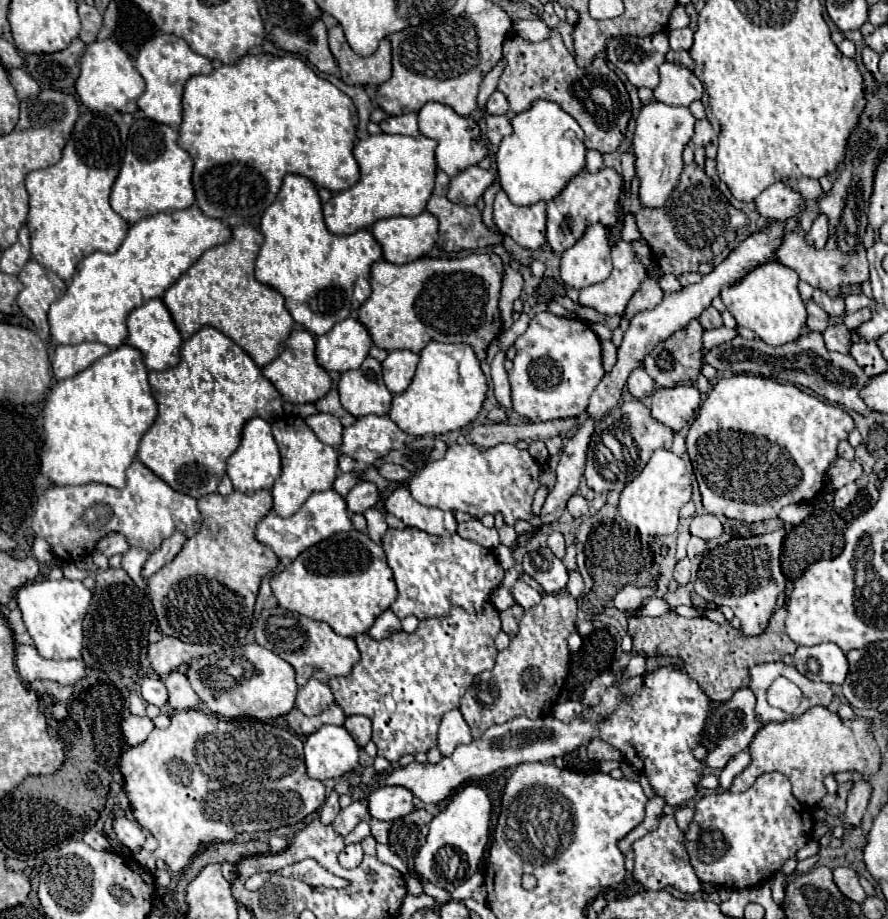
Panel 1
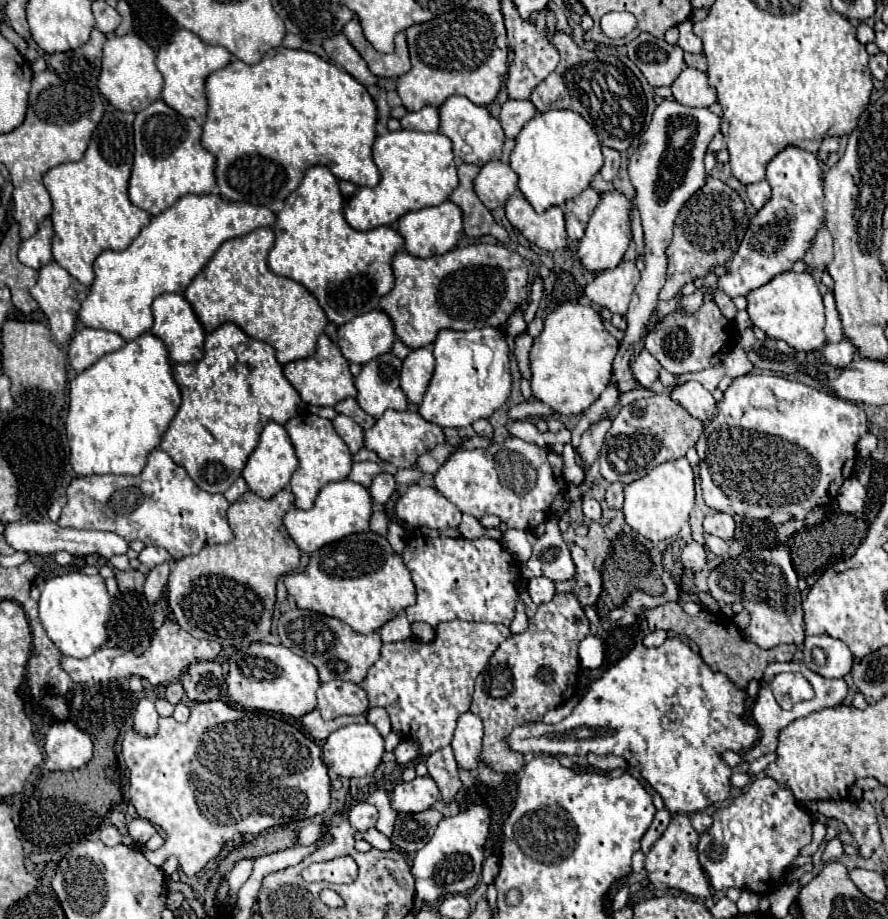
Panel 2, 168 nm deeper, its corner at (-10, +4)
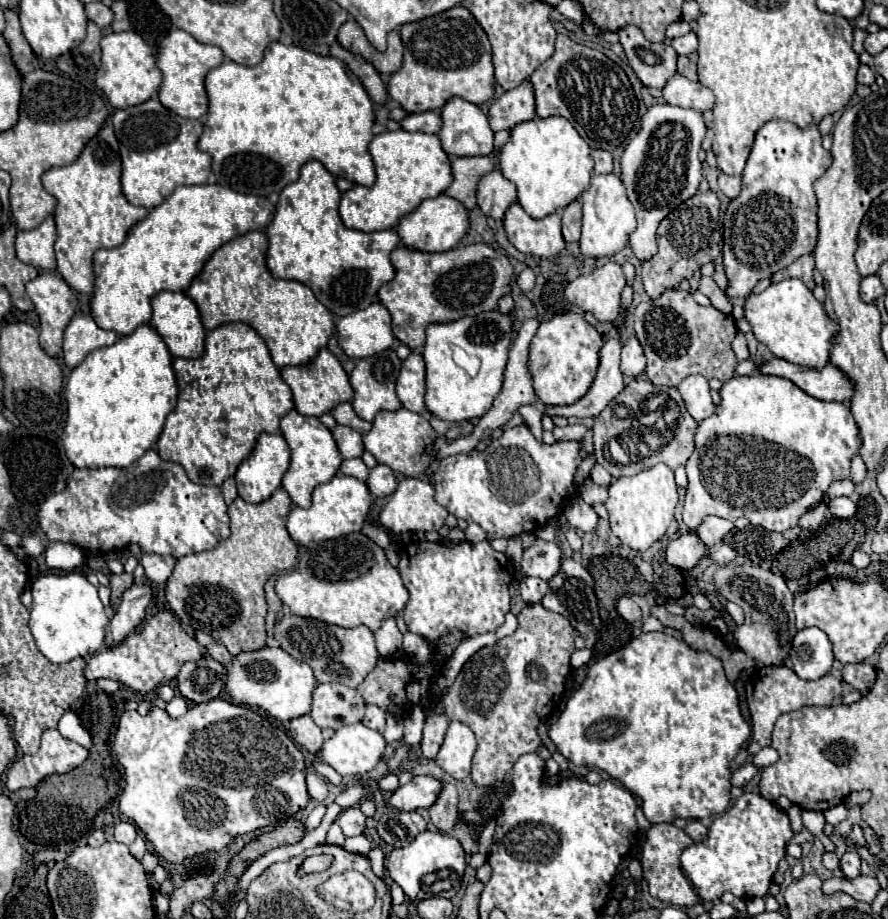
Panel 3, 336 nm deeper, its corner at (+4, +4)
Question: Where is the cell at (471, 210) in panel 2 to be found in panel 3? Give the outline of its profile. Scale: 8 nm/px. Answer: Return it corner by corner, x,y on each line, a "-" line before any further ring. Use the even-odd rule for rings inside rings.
491,155
485,157
455,157
453,159
453,183
445,191
449,197
459,199
467,209
477,203
477,183
483,175
497,169

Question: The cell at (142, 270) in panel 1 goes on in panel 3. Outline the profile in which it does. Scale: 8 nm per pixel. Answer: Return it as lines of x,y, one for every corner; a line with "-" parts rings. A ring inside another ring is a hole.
219,183
213,185
183,185
177,187
159,207
131,227
123,245
113,249
99,249
95,253
95,291
91,295
91,315
101,329
131,335
139,325
151,321
151,299
159,291
187,291
191,281
203,271
207,259
225,243
249,233
265,231
273,221
275,205
257,195
243,195

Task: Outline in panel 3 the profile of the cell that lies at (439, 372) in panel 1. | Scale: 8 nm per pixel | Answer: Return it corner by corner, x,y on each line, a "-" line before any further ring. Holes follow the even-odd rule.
499,309
483,311
475,317
461,317
449,323
429,325
423,349
427,365
427,409
449,423
483,417
501,391
511,335
513,315
499,313

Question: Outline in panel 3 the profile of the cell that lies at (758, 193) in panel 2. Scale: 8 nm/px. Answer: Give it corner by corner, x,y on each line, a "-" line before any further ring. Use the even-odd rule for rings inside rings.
721,173
719,175
719,189
729,197
729,199
735,199
741,191
741,179
739,177
733,177
733,175
727,175
727,173

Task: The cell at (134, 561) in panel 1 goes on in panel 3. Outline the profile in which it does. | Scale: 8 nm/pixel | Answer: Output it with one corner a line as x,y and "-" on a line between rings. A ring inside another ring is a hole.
143,555
141,557
141,565
145,567
147,579
153,581
153,583
161,583
161,585
171,577
171,573
175,569
175,561
177,559
171,557
171,555
167,555
167,557
161,557
161,555

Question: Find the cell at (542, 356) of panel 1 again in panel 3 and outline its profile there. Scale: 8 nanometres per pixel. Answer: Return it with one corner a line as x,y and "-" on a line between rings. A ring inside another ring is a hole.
569,311
565,315
557,315
549,321
543,321
537,329
537,335
531,341
529,359
529,369
533,375
533,387
537,397
545,405
569,405
581,399
595,379
601,347
601,335
583,319
581,313

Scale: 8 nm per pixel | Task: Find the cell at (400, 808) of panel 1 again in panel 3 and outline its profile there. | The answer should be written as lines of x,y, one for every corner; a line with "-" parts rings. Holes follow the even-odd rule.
415,775
411,783
391,793
389,803
399,811
417,811
421,807
429,809
437,801
441,787
443,783
431,775

